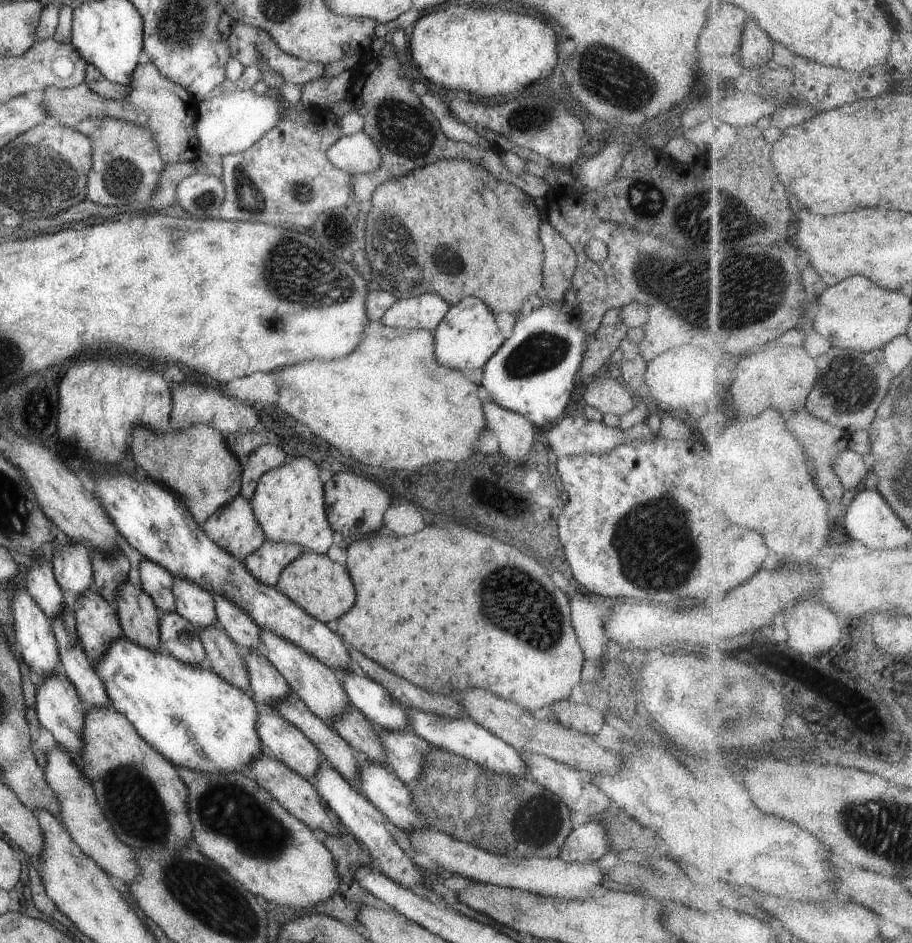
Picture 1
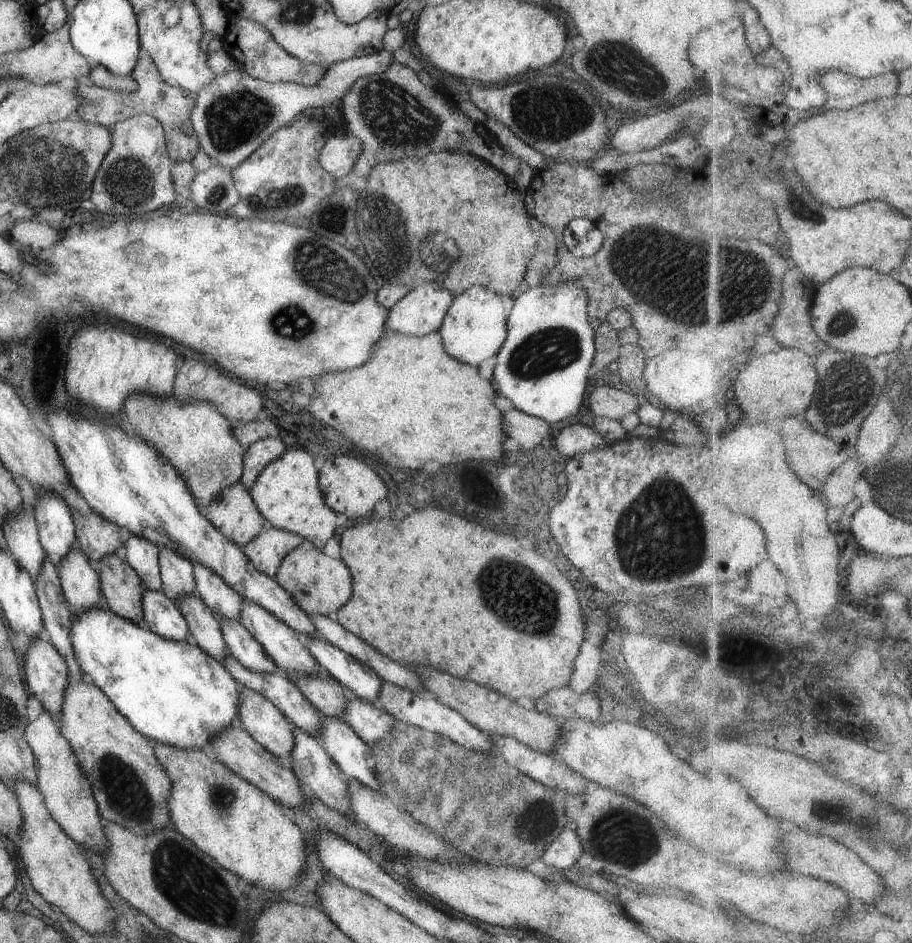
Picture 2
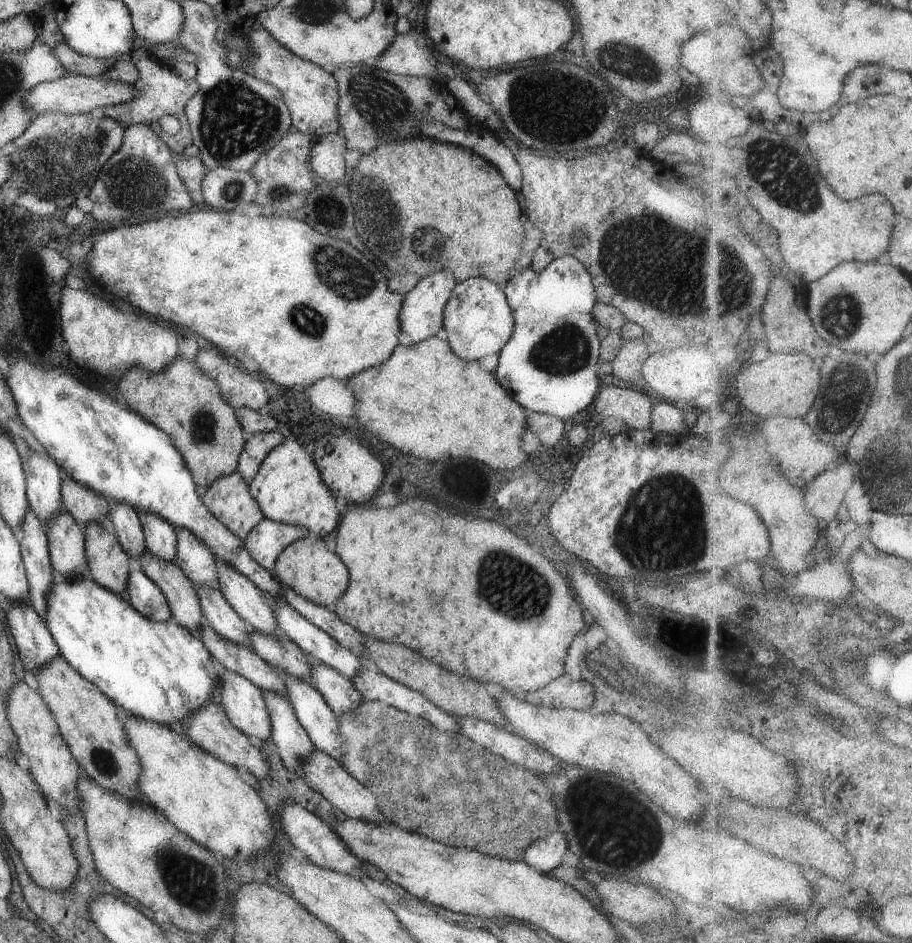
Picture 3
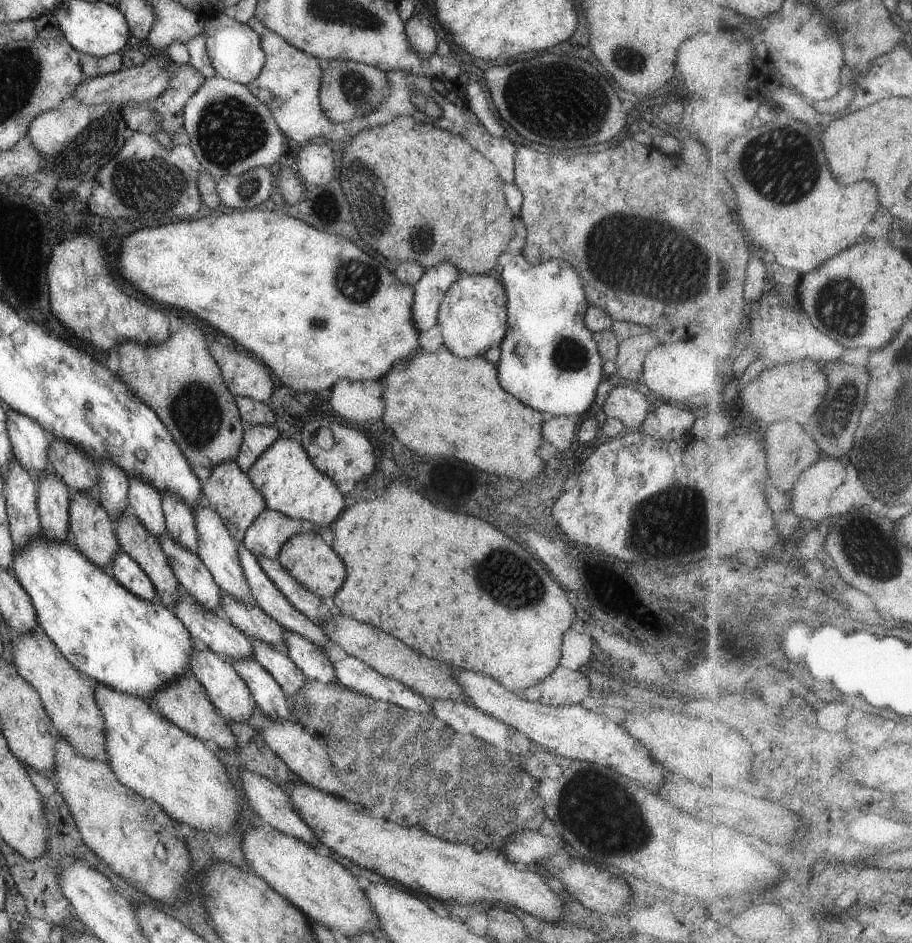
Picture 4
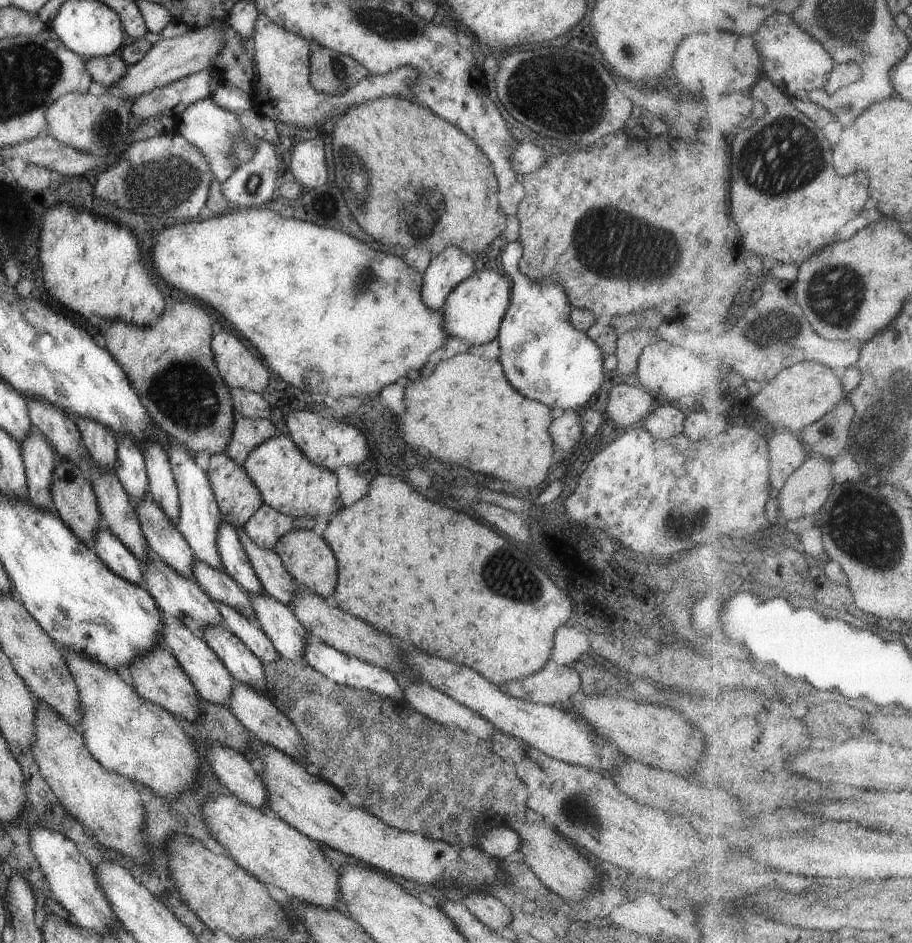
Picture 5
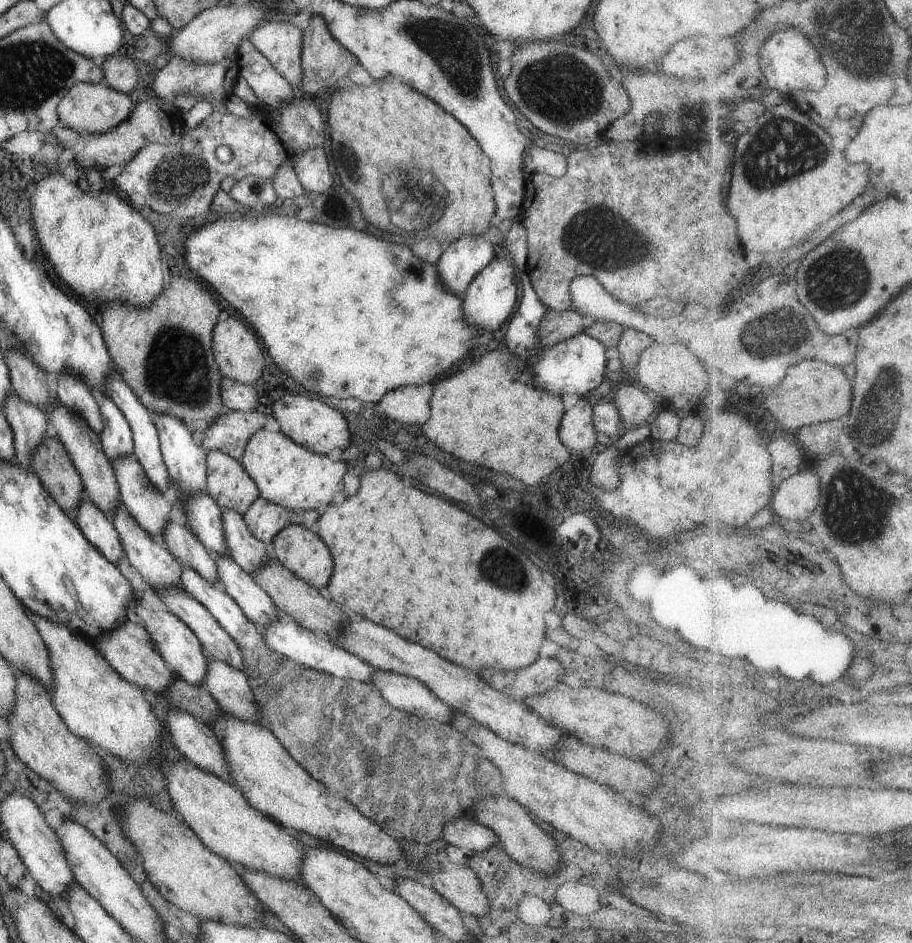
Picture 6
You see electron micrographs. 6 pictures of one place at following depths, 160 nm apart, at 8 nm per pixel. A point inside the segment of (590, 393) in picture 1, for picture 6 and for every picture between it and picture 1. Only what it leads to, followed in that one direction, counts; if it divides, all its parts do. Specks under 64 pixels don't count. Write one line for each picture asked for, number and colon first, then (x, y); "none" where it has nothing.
2: (604, 401)
3: (633, 407)
4: (629, 406)
5: (627, 406)
6: (632, 404)

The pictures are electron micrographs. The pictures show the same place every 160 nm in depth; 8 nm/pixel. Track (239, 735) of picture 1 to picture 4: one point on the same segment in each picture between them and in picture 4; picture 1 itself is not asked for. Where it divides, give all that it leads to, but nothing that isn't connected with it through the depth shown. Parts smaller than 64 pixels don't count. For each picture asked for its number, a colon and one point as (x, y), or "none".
2: (173, 693)
3: (160, 672)
4: (136, 647)

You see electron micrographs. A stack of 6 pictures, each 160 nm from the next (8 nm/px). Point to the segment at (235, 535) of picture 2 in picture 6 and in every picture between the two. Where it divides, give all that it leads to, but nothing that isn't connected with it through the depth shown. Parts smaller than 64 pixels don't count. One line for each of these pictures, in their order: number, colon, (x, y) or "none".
3: (228, 499)
4: (229, 491)
5: (237, 498)
6: (227, 483)

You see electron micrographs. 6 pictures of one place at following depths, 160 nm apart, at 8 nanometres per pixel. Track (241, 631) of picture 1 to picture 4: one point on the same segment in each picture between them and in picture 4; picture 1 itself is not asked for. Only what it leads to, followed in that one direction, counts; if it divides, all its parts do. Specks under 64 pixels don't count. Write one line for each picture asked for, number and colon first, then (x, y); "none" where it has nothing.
2: (225, 603)
3: (194, 559)
4: (179, 522)

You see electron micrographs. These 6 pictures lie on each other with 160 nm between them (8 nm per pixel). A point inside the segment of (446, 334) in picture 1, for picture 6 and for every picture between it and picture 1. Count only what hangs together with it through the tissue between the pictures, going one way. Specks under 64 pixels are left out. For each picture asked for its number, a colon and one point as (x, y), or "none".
2: (473, 329)
3: (476, 320)
4: (472, 315)
5: (472, 311)
6: (487, 302)

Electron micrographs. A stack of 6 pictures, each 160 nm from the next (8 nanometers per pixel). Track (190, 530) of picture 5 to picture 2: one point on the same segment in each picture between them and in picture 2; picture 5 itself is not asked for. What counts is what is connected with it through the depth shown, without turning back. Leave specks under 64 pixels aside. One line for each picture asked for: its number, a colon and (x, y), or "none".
2: (287, 649)
3: (256, 609)
4: (216, 549)

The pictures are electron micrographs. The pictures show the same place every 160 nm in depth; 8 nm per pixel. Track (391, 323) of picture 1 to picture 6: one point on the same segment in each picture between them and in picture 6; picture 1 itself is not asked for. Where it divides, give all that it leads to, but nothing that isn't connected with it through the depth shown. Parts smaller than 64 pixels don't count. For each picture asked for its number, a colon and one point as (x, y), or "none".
2: (421, 311)
3: (420, 315)
4: (428, 291)
5: (446, 269)
6: (460, 261)

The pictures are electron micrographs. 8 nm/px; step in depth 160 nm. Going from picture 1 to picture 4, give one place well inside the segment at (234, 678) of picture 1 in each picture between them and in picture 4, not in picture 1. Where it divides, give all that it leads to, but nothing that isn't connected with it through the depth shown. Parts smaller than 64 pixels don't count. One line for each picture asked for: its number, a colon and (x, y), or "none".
2: (204, 626)
3: (178, 590)
4: (142, 547)

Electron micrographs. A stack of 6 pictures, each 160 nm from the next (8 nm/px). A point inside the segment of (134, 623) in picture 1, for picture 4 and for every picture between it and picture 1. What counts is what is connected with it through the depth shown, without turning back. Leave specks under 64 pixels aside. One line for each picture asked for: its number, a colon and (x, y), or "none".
2: (119, 583)
3: (108, 565)
4: (92, 532)

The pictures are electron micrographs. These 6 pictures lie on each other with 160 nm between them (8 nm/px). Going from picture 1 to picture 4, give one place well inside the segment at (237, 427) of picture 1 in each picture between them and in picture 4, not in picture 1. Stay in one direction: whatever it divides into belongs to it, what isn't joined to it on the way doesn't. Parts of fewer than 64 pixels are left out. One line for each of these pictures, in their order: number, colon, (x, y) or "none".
2: (236, 402)
3: (237, 389)
4: (243, 377)

